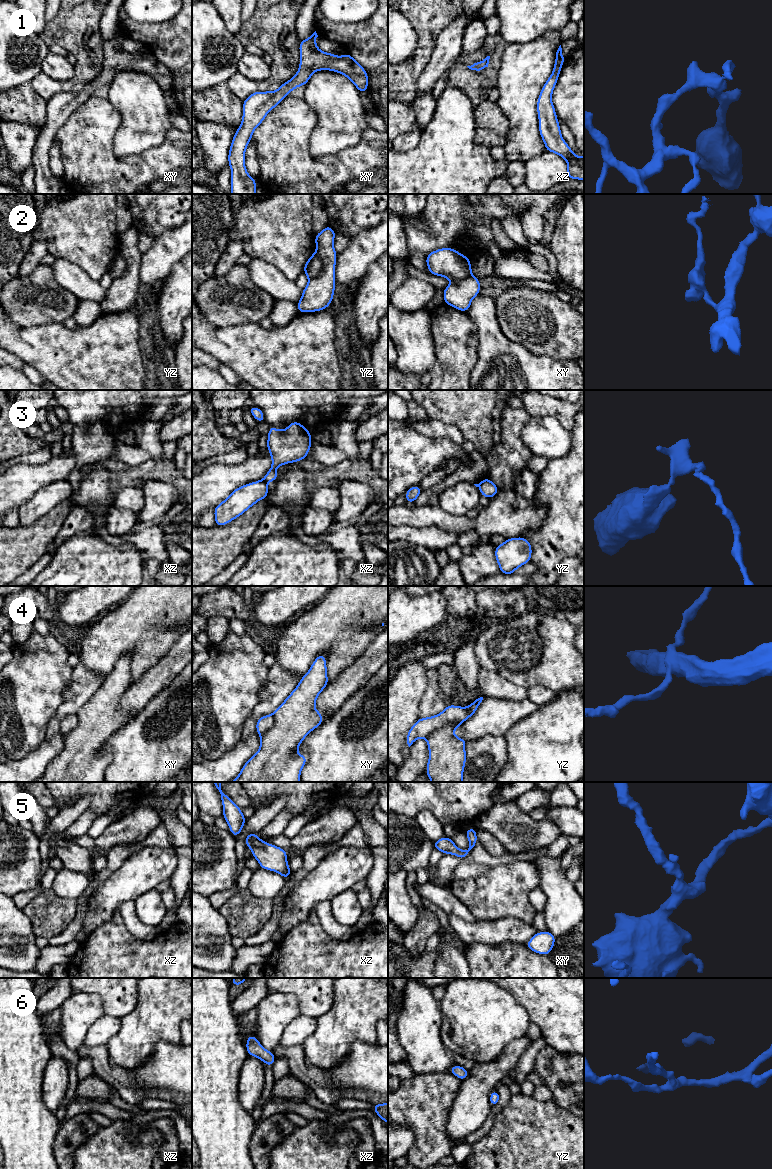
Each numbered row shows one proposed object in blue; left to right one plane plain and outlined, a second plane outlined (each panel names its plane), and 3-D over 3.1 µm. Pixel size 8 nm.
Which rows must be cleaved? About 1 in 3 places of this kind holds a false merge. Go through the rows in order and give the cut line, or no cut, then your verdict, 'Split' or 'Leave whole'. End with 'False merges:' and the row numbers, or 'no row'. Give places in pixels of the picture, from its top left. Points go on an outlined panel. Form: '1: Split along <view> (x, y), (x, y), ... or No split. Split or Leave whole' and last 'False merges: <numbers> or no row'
1: No split. Leave whole
2: No split. Leave whole
3: Split along xz (262, 480), (266, 483). Split
4: No split. Leave whole
5: No split. Leave whole
6: No split. Leave whole
False merges: 3

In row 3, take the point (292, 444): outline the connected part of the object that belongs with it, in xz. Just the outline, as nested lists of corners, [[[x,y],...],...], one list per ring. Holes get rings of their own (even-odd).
[[[293,421],[284,430],[270,426],[267,450],[270,452],[272,465],[263,481],[272,482],[278,478],[277,468],[288,463],[304,460],[311,449],[311,432],[301,423]]]

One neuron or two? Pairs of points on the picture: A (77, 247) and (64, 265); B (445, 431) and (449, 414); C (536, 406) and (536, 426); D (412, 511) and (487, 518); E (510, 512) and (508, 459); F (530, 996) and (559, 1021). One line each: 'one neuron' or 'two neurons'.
A: two neurons
B: two neurons
C: two neurons
D: one neuron
E: two neurons
F: one neuron

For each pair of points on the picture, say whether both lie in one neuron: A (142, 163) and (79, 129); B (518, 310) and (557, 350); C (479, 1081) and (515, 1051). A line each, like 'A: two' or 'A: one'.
A: one
B: one
C: one

